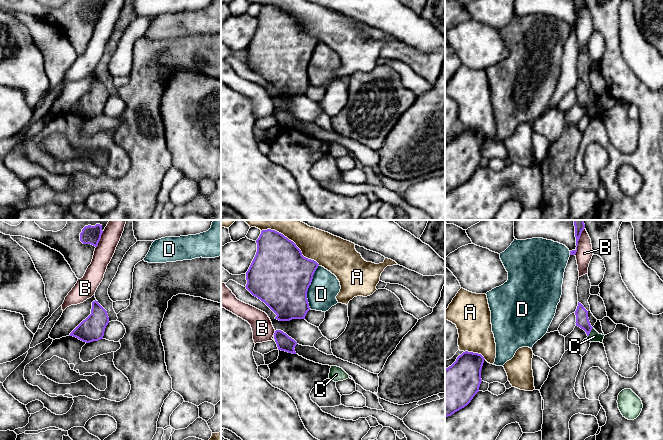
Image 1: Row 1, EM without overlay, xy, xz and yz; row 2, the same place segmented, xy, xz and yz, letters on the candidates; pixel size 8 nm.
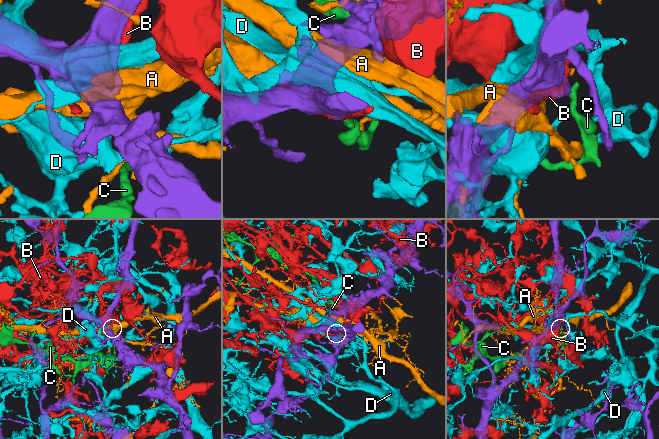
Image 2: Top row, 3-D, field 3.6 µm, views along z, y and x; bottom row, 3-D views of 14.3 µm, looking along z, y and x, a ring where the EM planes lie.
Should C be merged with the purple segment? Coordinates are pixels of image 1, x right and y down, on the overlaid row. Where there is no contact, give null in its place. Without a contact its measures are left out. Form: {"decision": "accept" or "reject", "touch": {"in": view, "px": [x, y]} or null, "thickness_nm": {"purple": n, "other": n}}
{"decision": "reject", "touch": {"in": "yz", "px": [590, 331]}, "thickness_nm": {"purple": 110, "other": 90}}

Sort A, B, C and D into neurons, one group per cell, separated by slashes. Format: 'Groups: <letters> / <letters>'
Groups: A / B / C / D

